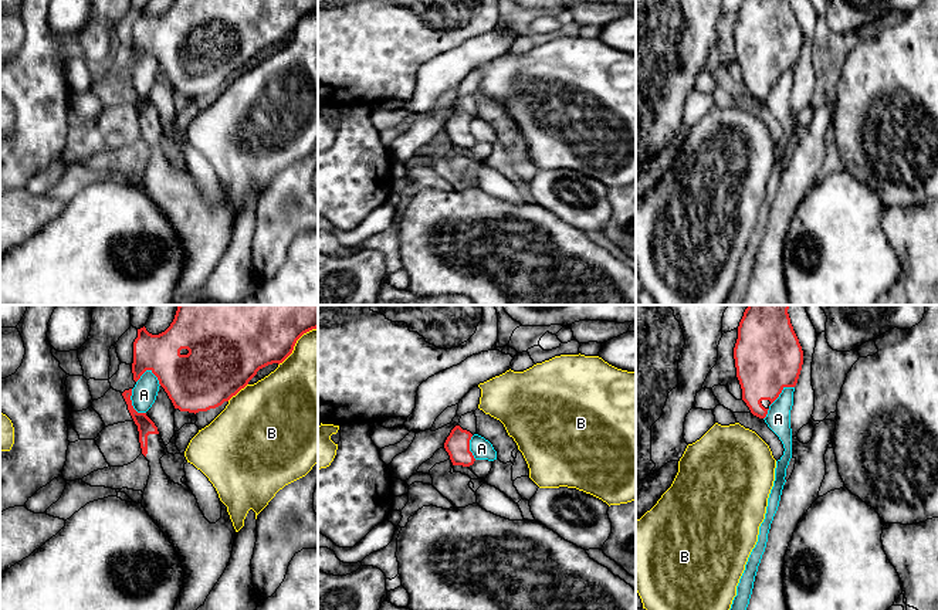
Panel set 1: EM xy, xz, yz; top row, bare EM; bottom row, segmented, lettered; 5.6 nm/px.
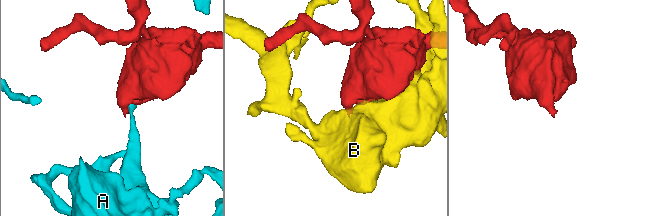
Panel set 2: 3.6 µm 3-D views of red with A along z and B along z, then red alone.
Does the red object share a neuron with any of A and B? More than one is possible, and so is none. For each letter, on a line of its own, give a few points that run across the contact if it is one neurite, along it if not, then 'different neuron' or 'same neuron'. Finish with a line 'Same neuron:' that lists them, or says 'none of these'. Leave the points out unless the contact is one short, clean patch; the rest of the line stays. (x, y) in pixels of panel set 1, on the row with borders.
A: different neuron
B: different neuron
Same neuron: none of these

